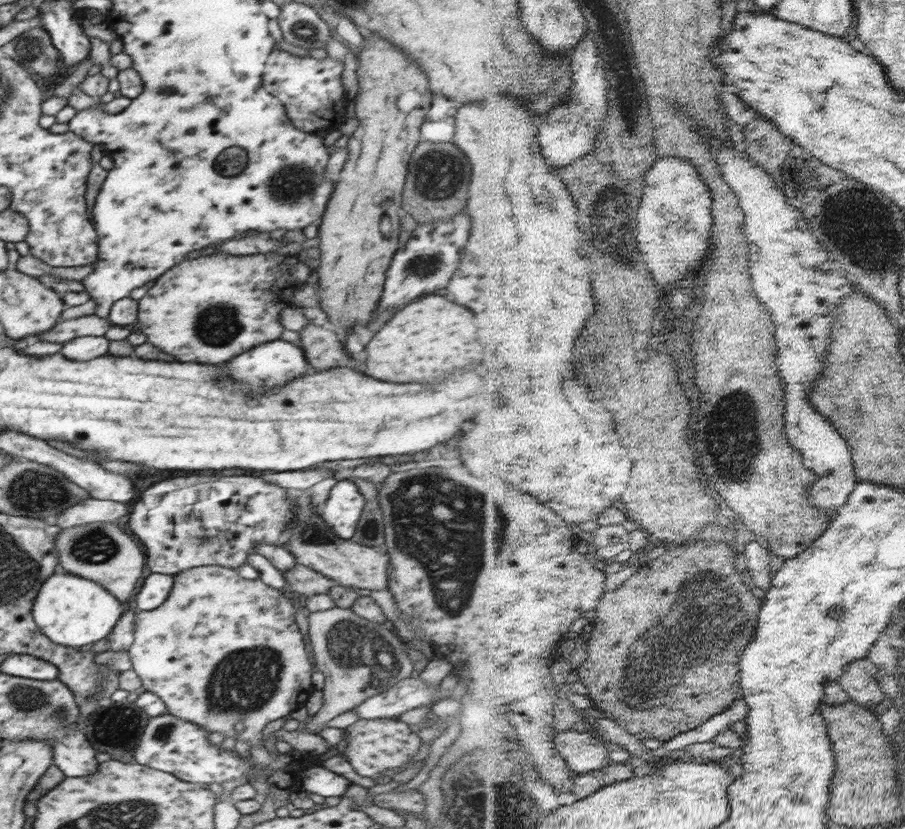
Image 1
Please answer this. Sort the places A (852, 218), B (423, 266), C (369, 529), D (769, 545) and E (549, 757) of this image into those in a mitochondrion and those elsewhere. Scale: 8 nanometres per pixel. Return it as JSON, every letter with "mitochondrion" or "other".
{"A":"mitochondrion","B":"mitochondrion","C":"mitochondrion","D":"other","E":"other"}

